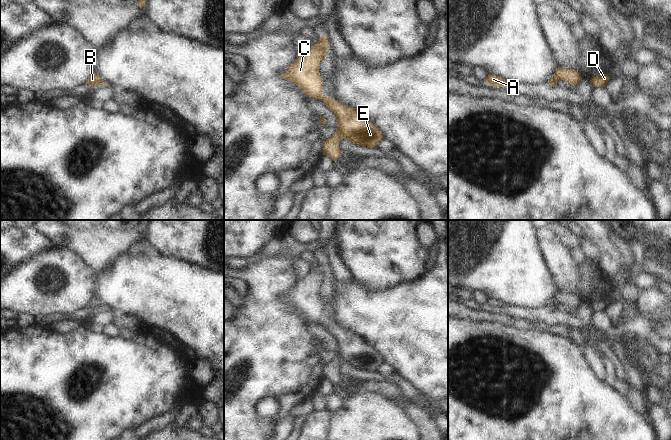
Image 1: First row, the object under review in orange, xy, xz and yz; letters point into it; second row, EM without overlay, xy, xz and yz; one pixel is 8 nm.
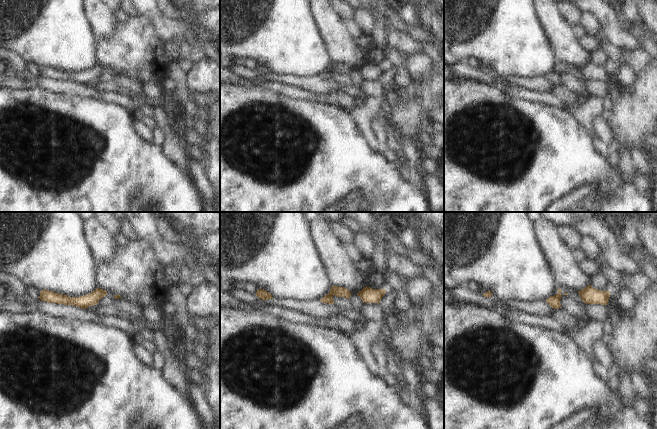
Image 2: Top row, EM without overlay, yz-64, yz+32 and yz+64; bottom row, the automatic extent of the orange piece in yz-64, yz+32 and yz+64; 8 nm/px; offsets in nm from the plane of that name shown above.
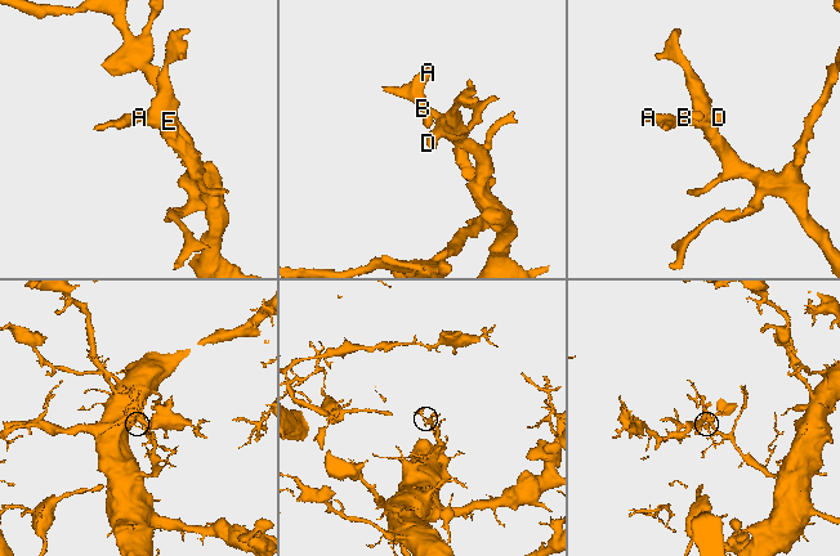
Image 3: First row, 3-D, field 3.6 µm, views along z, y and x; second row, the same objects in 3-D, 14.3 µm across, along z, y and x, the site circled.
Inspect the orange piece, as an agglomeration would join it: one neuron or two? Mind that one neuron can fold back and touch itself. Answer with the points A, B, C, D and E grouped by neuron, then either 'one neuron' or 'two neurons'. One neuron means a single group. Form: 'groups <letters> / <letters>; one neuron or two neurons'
groups A B C / D E; two neurons

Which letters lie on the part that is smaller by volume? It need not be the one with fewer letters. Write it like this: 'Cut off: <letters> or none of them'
Cut off: A, B, C

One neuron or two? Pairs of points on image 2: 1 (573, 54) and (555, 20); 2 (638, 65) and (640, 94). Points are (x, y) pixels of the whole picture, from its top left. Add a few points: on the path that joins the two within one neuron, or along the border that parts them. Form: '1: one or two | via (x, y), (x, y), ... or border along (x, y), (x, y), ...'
1: one | via (566, 46), (556, 28)
2: two | border along (646, 66), (636, 74)

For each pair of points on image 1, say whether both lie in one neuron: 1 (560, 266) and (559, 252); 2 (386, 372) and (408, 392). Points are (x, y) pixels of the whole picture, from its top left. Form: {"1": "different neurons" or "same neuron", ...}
{"1": "same neuron", "2": "same neuron"}

